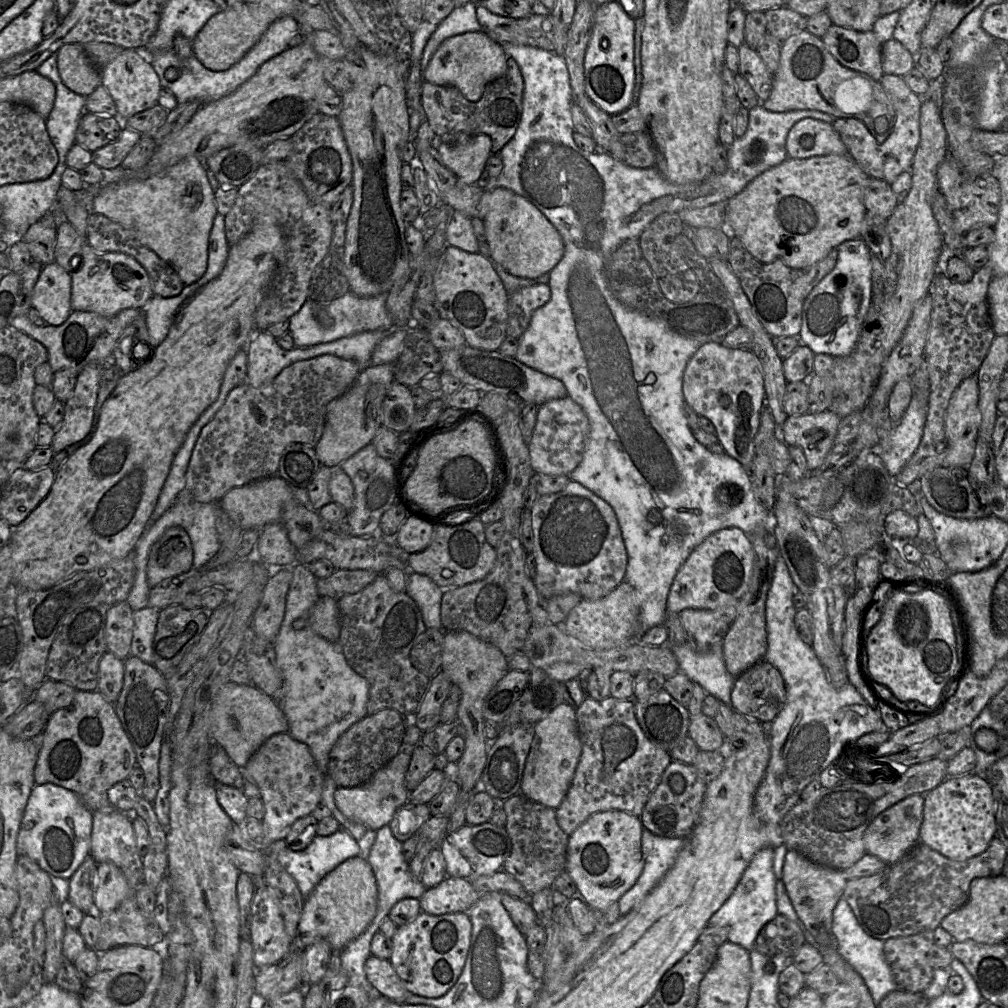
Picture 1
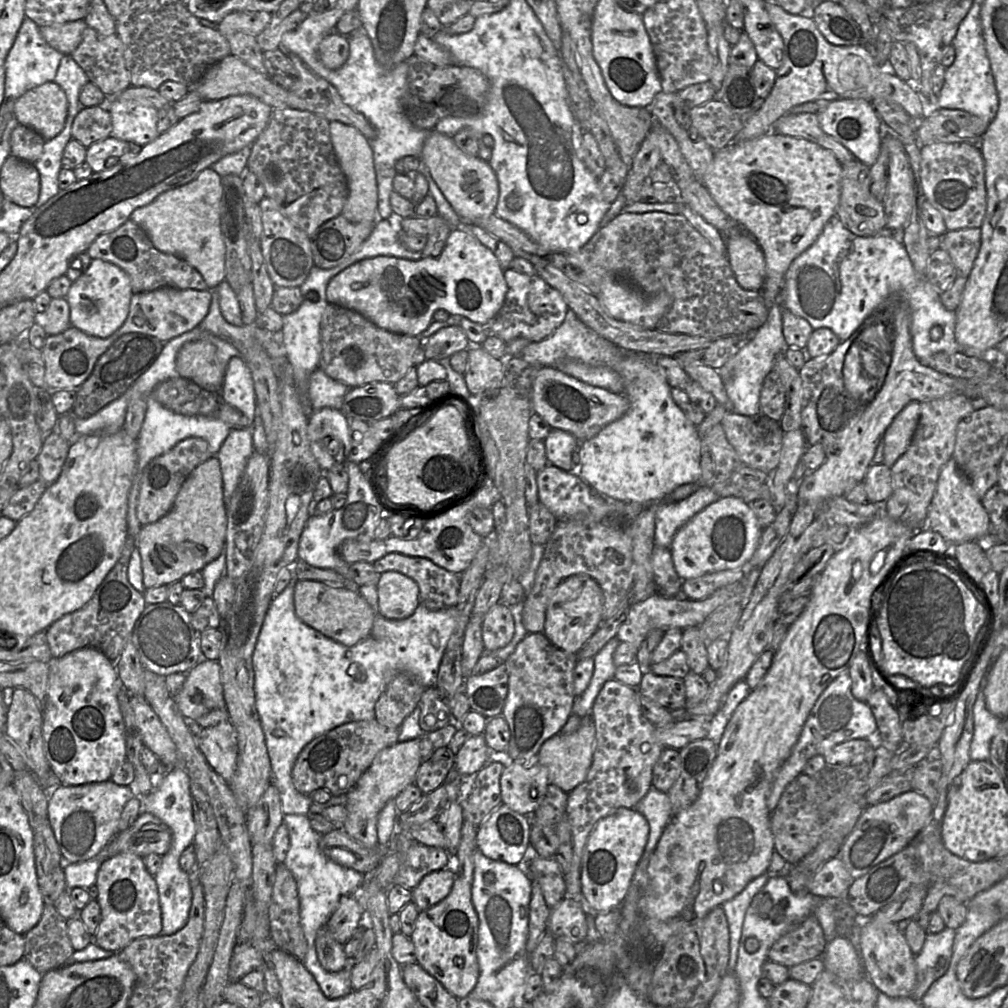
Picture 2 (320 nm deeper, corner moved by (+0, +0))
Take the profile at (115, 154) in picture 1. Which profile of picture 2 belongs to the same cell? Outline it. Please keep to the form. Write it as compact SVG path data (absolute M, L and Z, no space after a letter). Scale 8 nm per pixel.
M109 136L87 148L85 162L98 173L114 166L122 157L136 156L141 149L140 145Z

